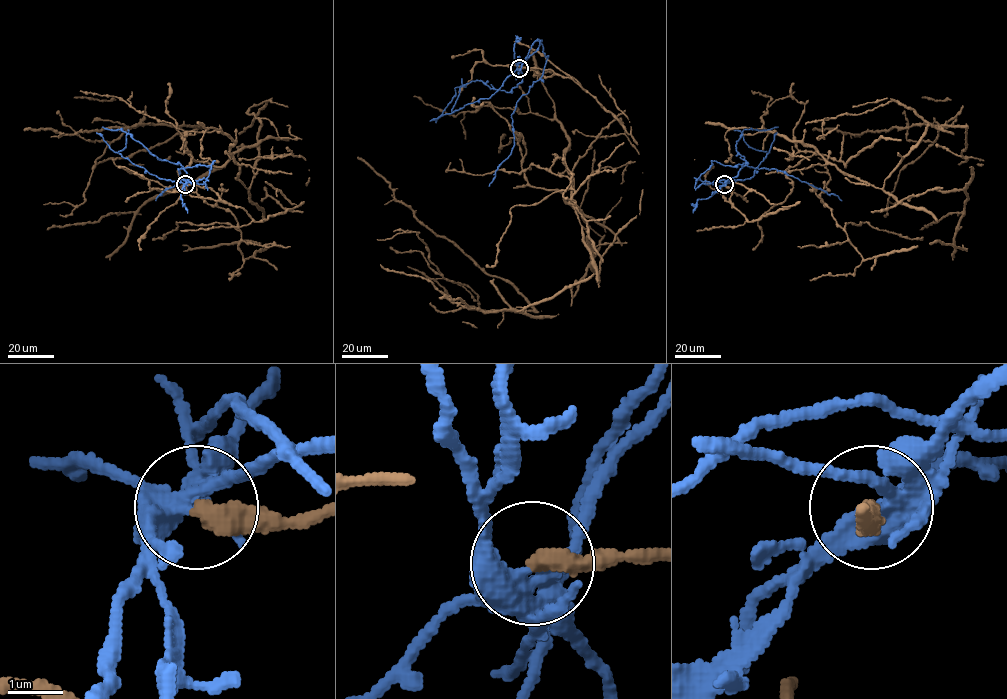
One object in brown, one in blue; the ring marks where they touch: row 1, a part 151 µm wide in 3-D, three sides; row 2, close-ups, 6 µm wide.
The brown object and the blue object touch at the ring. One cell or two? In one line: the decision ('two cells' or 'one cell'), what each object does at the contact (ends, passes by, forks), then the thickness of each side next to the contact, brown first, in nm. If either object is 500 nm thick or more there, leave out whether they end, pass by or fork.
two cells; brown ends there; blue forks there; 400 nm thick on the brown side, 340 nm on the other

